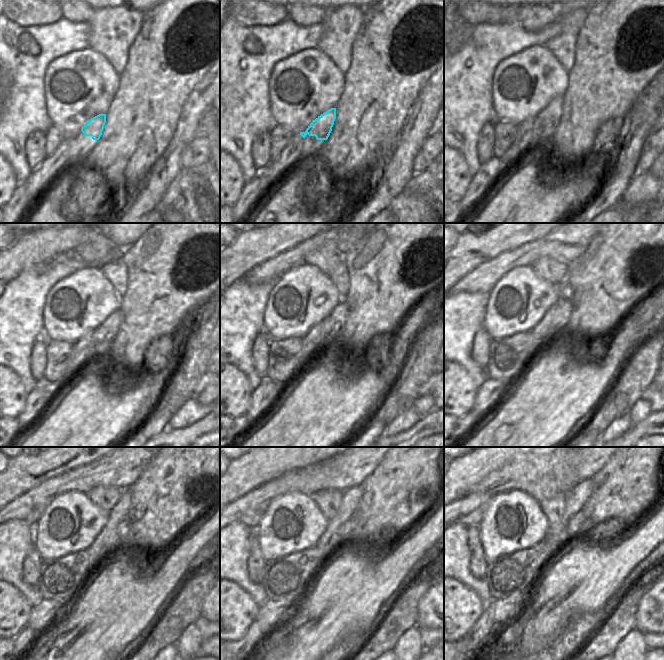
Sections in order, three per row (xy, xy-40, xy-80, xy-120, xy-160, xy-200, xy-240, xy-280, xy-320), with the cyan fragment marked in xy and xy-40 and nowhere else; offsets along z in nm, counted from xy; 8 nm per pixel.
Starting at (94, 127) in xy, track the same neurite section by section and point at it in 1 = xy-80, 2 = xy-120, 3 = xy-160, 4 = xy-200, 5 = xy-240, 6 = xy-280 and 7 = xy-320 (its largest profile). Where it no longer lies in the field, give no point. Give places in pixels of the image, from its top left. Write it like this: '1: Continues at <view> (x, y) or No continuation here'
1: Continues at xy-80 (544, 124)
2: Continues at xy-120 (94, 346)
3: Continues at xy-160 (317, 343)
4: Continues at xy-200 (545, 338)
5: Continues at xy-240 (108, 534)
6: Continues at xy-280 (352, 497)
7: Continues at xy-320 (575, 499).

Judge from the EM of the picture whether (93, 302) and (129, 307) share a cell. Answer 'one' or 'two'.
two

